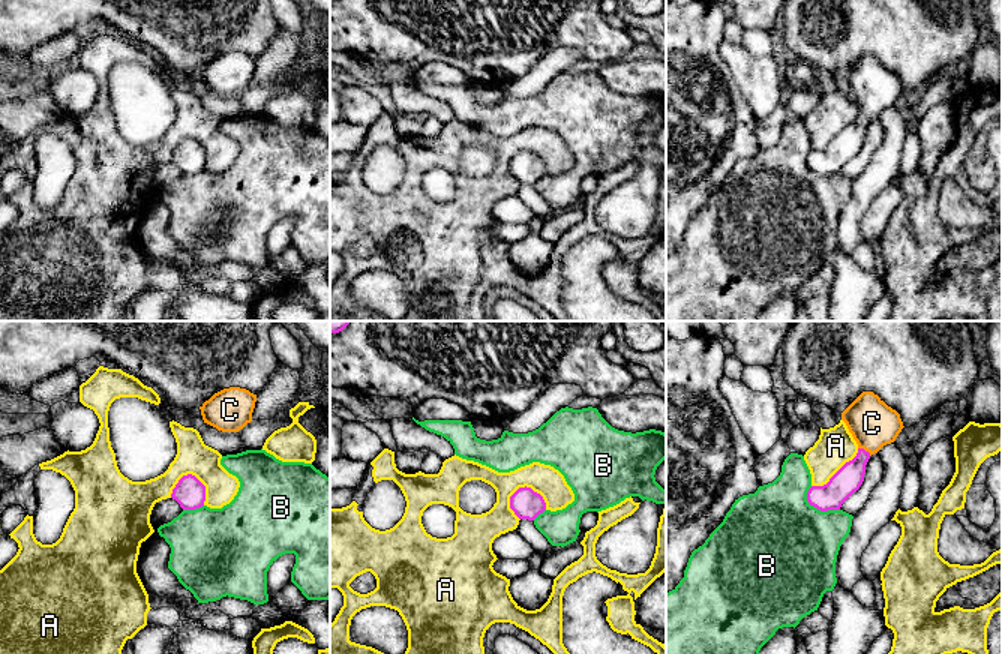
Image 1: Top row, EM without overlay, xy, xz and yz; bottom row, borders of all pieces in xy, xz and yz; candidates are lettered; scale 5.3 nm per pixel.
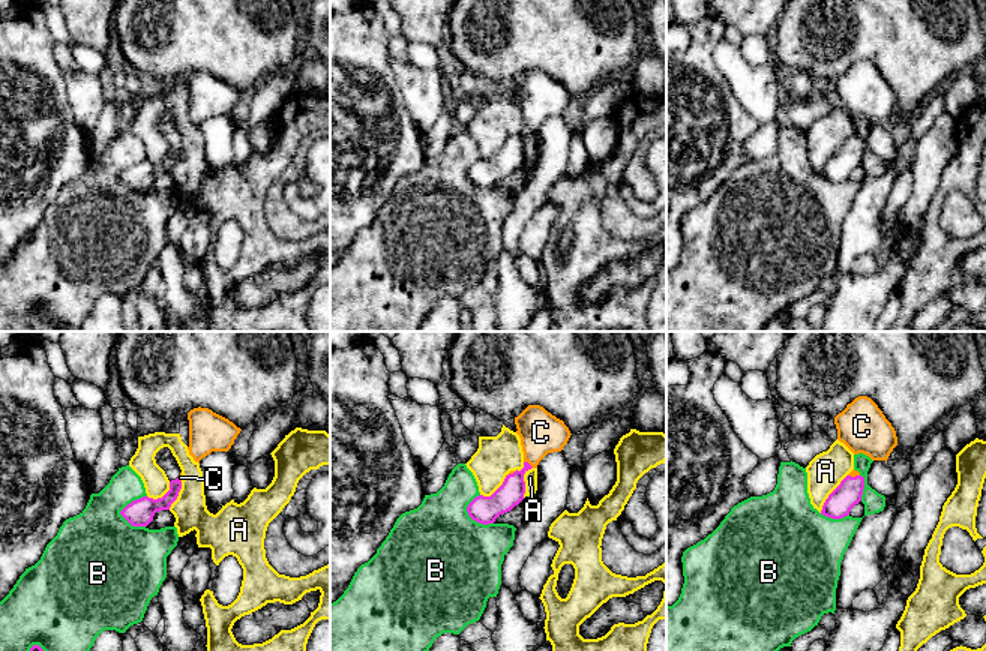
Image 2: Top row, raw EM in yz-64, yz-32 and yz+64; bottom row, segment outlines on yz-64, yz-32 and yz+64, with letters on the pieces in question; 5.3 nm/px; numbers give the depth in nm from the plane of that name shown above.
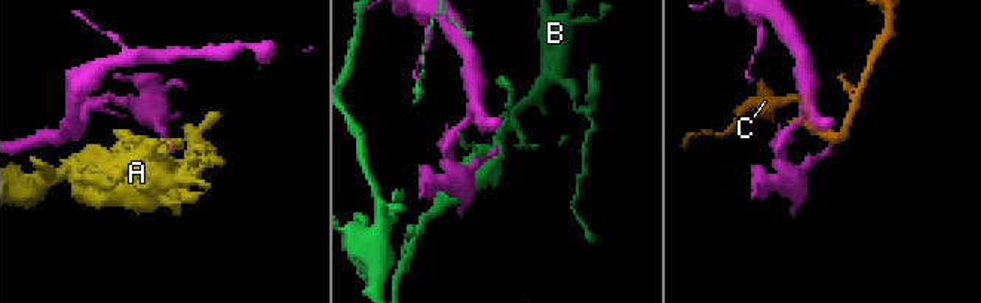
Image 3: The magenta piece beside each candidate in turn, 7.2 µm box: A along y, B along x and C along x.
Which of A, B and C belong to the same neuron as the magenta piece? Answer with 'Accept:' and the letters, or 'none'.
Accept: C

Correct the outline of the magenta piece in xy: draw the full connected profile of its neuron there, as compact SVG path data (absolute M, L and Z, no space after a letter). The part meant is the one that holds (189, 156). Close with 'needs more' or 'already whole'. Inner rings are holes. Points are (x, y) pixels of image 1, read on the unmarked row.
M192 138L183 140L172 153L171 162L176 164L183 174L200 172L206 165L206 150Z; already whole

